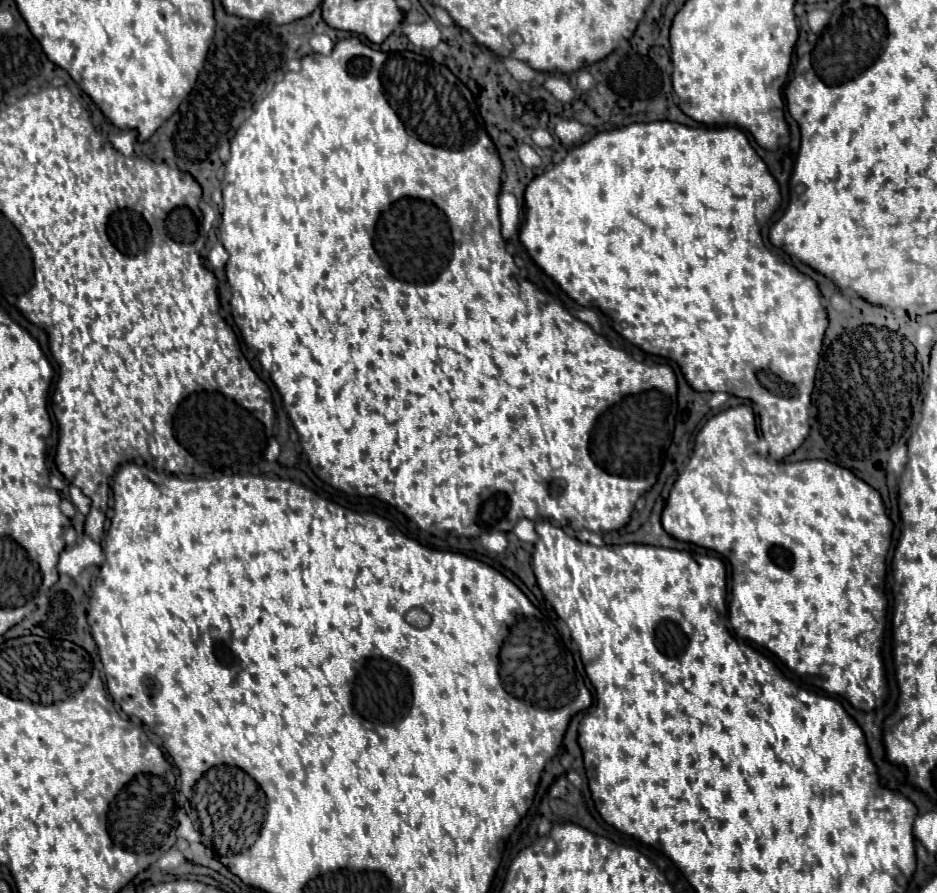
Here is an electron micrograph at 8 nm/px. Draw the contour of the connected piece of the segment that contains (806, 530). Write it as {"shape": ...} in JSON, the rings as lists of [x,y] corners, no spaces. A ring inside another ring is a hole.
{"shape":[[[738,405],[726,409],[712,419],[698,431],[694,441],[694,453],[678,475],[676,483],[670,489],[666,507],[662,511],[662,527],[664,531],[678,539],[688,541],[706,549],[720,553],[732,567],[732,601],[730,601],[730,625],[734,633],[750,643],[756,643],[776,655],[794,675],[816,675],[822,679],[822,689],[830,694],[839,694],[852,707],[862,711],[872,711],[876,705],[876,697],[888,693],[884,681],[884,665],[880,659],[882,647],[882,633],[884,633],[884,615],[886,615],[886,597],[884,597],[884,575],[886,575],[886,555],[892,543],[892,521],[884,511],[884,503],[880,493],[874,491],[868,483],[858,479],[852,471],[838,467],[828,461],[798,461],[798,463],[778,463],[766,461],[766,457],[752,453],[752,435],[756,435],[756,421],[754,411],[746,405]]]}

